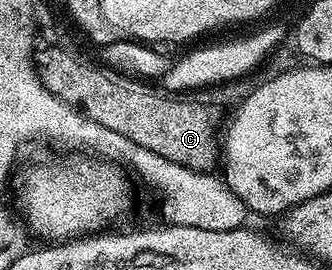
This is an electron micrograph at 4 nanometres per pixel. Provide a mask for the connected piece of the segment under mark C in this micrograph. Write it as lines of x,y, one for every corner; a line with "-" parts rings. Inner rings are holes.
42,47
35,52
34,67
38,77
64,103
84,114
88,119
132,139
156,155
164,155
172,163
180,163
197,173
211,172
220,161
220,121
210,105
198,101
177,101
174,95
157,97
147,82
101,64
89,65
73,57
66,47

